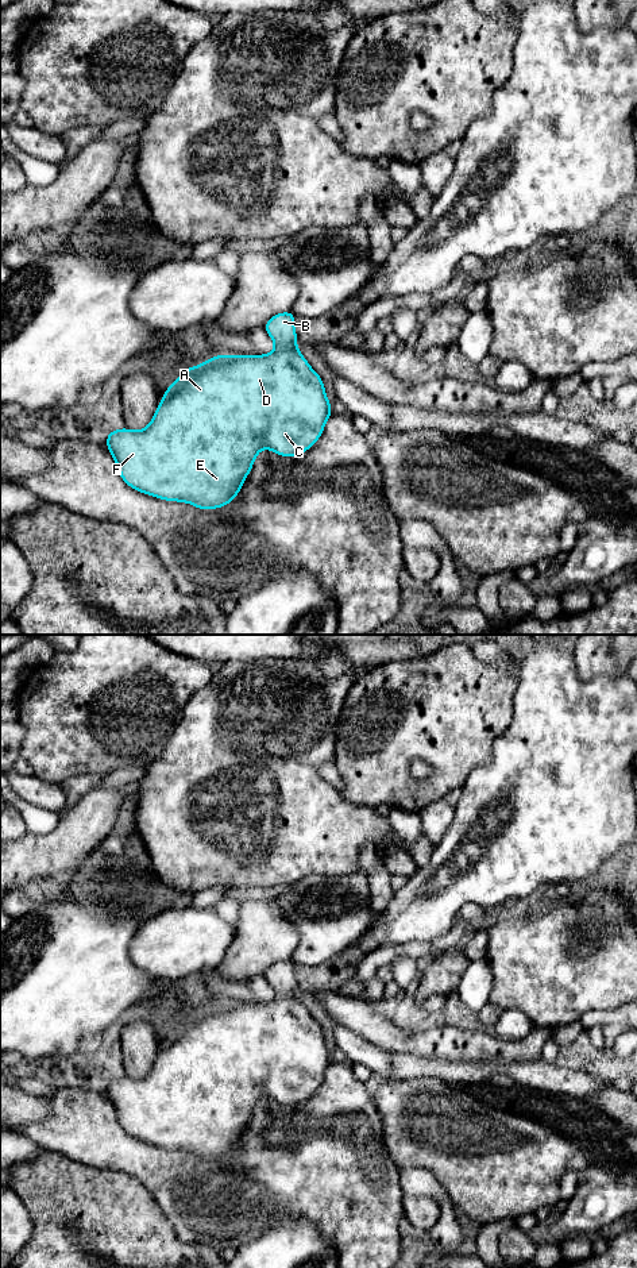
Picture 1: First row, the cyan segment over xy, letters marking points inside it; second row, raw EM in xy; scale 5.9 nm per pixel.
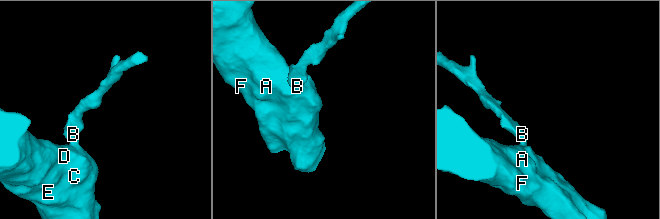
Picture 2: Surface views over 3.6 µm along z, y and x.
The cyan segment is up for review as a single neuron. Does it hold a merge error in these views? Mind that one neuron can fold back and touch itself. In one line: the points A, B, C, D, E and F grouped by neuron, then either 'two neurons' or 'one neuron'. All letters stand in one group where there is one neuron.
A B C D E F | one neuron

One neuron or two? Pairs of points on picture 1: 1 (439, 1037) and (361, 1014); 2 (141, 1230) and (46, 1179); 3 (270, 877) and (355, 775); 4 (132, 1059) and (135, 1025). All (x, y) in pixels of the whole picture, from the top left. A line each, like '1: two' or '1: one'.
1: one
2: one
3: two
4: one

